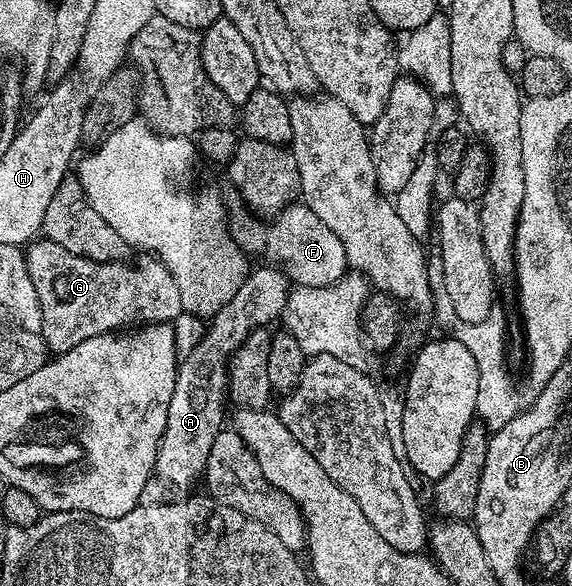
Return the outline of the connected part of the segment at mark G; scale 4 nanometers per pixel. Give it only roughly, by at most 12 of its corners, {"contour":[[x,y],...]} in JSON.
{"contour":[[48,240],[24,255],[54,355],[182,317],[156,256],[96,262]]}

